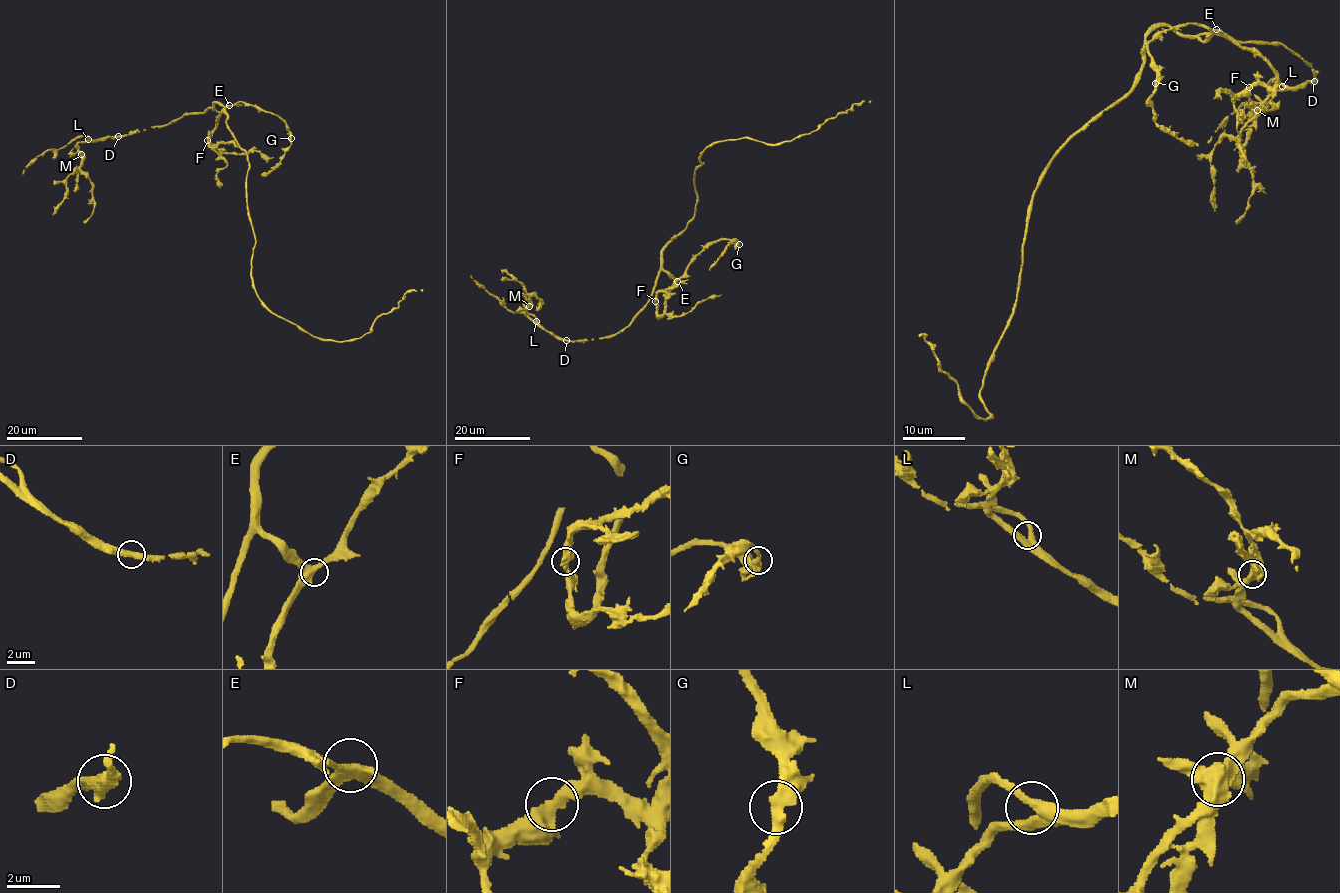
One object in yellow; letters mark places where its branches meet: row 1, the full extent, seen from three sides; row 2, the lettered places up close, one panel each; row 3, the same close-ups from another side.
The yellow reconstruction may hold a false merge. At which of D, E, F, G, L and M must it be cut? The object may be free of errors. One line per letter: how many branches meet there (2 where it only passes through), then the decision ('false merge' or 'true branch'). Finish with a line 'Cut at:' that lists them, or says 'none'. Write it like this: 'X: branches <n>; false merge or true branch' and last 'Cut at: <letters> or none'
D: branches 2; true branch
E: branches 3; true branch
F: branches 2; true branch
G: branches 2; true branch
L: branches 3; true branch
M: branches 3; false merge
Cut at: M

